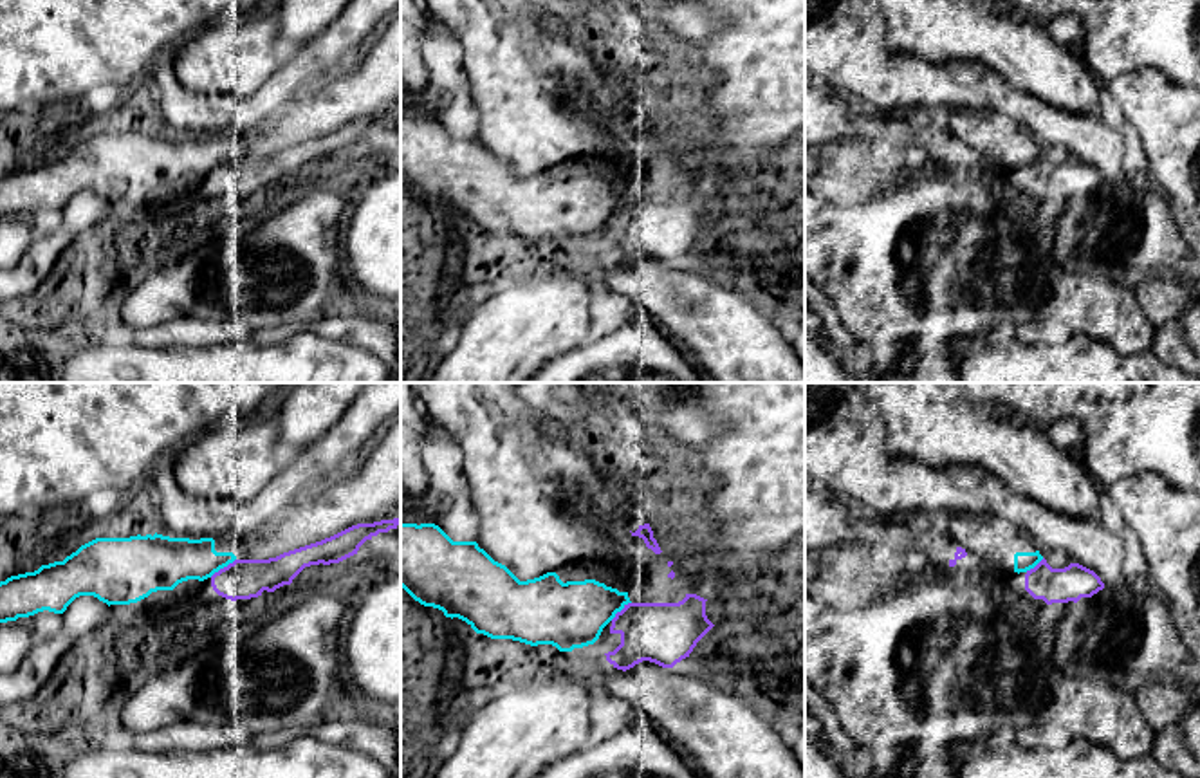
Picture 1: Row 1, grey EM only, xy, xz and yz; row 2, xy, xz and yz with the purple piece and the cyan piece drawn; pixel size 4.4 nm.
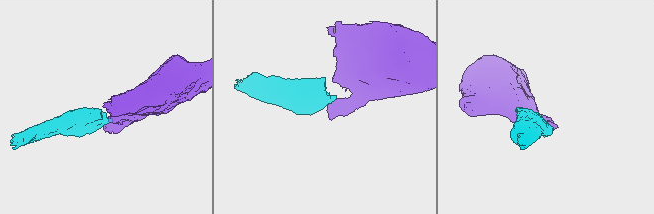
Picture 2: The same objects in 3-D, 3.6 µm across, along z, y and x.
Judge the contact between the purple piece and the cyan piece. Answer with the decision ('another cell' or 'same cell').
another cell

